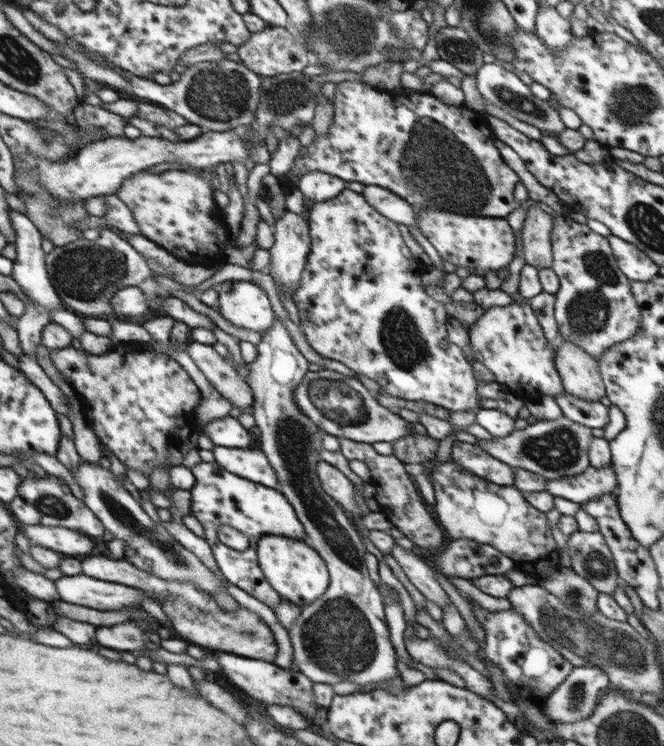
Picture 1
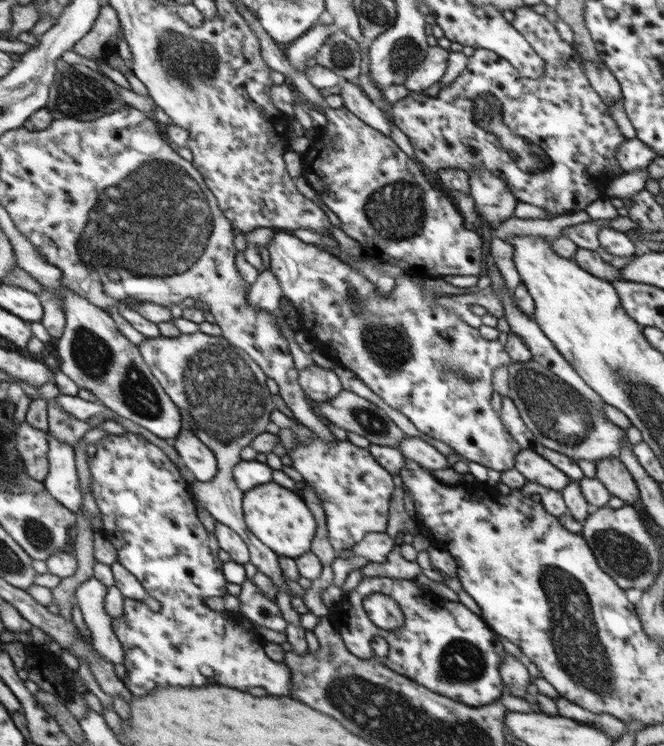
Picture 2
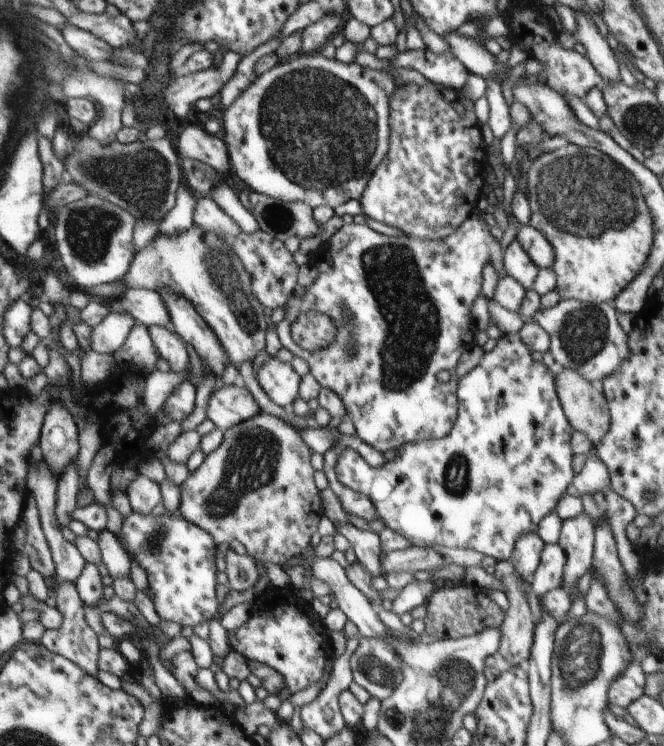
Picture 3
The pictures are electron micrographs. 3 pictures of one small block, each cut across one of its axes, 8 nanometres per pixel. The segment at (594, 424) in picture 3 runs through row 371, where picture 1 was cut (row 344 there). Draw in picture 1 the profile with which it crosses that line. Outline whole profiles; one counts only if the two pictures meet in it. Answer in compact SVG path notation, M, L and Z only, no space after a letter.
M559 339L555 347L555 366L562 378L564 393L587 402L597 402L606 396L604 382L599 372L599 361L596 358L586 354L580 346L566 340Z

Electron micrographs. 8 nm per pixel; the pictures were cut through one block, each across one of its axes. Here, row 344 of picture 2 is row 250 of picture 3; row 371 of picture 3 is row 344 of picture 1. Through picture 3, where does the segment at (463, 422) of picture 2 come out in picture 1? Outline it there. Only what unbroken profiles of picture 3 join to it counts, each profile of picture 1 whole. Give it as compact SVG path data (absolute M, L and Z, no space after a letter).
M345 189L335 198L315 202L310 211L308 211L309 235L311 238L311 249L302 271L302 279L300 285L296 287L294 295L292 295L294 304L298 308L300 324L302 330L309 342L318 354L330 360L338 360L354 370L358 374L368 376L370 380L375 380L383 388L386 394L407 401L415 401L424 407L436 406L444 407L448 411L463 413L469 409L478 407L477 386L479 384L474 376L472 365L468 362L462 349L456 344L448 341L448 333L446 332L446 322L448 322L448 309L444 303L434 300L426 293L425 284L422 281L422 272L426 265L418 257L414 257L402 238L398 223L382 216L375 208L372 208L368 201L358 192Z

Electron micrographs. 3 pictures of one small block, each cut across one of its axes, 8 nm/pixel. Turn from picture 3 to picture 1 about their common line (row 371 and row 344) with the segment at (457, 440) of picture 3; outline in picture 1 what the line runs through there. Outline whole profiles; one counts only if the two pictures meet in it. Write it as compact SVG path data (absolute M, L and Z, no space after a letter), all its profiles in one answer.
M528 300L521 303L513 301L507 306L493 306L484 310L484 314L468 328L472 358L489 368L494 373L496 381L504 384L512 395L528 402L539 399L542 395L548 395L555 399L564 394L562 378L555 366L555 343L547 340Z

